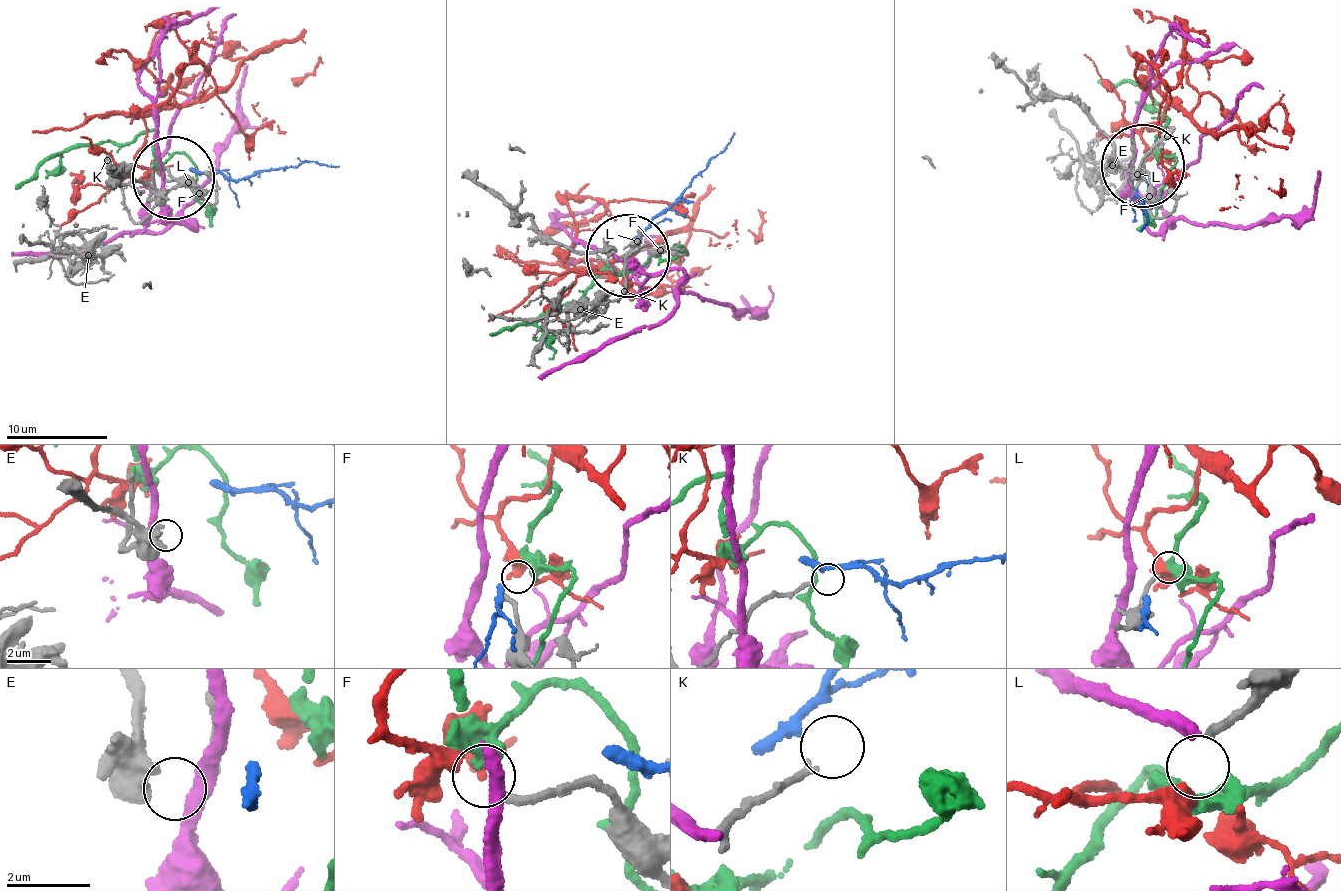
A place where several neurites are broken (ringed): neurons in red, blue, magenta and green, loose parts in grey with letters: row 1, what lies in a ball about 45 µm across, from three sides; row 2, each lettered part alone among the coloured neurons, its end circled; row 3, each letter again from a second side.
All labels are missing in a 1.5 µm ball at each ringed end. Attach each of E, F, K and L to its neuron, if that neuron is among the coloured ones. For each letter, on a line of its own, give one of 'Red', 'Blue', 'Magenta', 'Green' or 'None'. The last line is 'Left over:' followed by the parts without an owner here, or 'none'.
E: None
F: Red
K: None
L: Green
Left over: E, K

